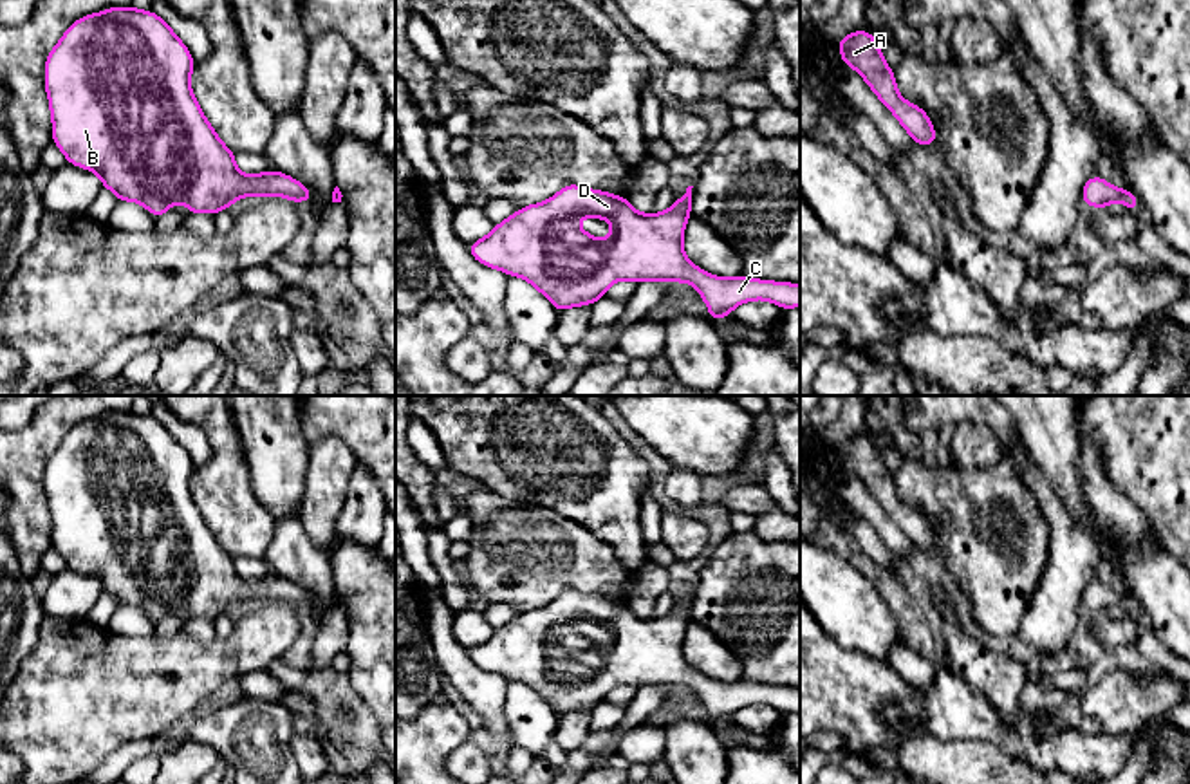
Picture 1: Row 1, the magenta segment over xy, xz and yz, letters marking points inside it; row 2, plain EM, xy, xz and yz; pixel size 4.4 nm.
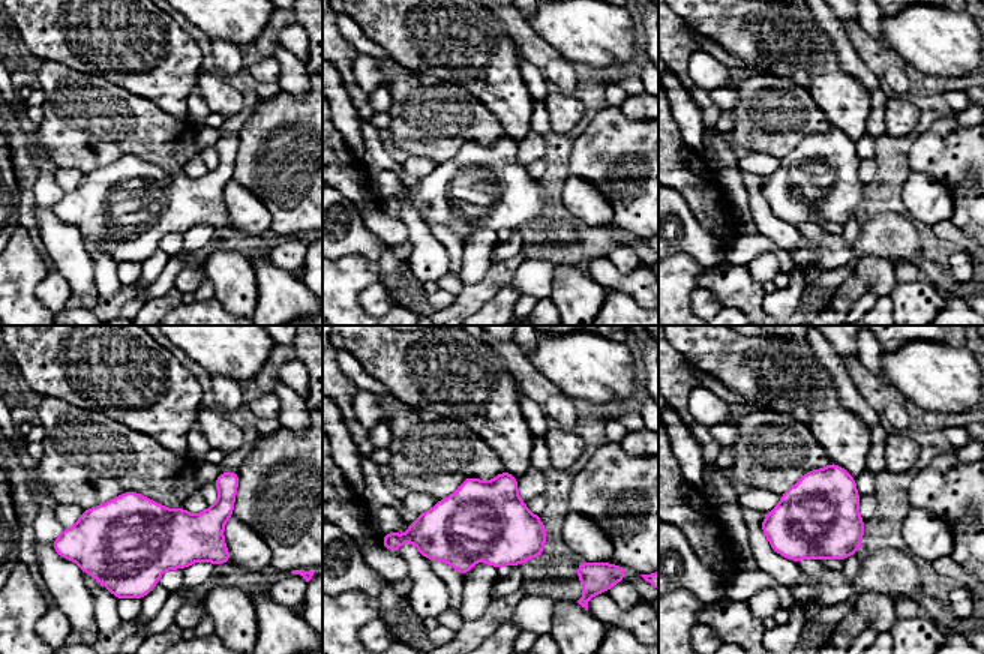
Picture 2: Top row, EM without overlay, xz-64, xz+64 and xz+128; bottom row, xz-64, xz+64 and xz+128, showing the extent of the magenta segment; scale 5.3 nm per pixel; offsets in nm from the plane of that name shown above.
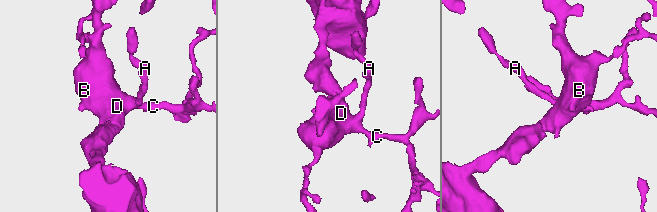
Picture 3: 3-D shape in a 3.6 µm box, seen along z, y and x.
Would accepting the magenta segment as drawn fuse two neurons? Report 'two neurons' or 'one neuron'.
one neuron

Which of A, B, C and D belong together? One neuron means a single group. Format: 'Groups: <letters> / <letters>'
Groups: A B C D

